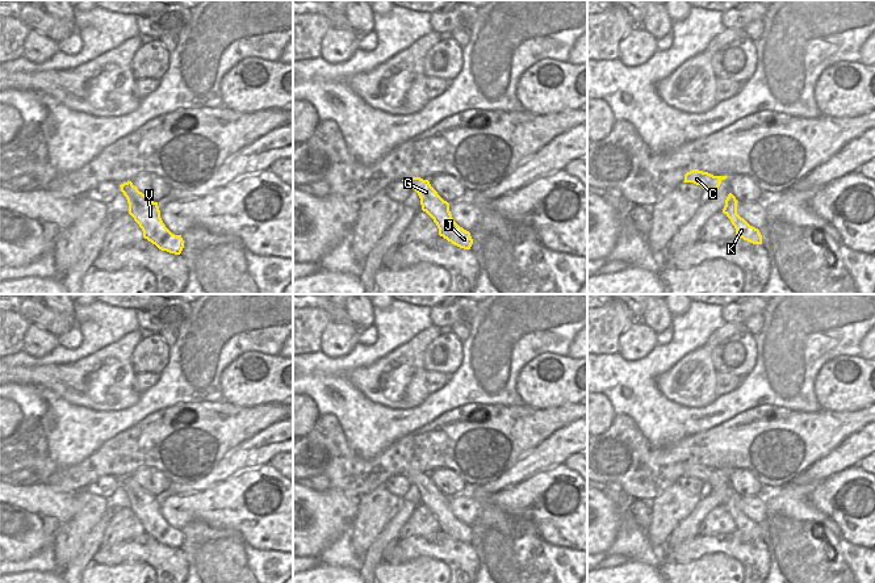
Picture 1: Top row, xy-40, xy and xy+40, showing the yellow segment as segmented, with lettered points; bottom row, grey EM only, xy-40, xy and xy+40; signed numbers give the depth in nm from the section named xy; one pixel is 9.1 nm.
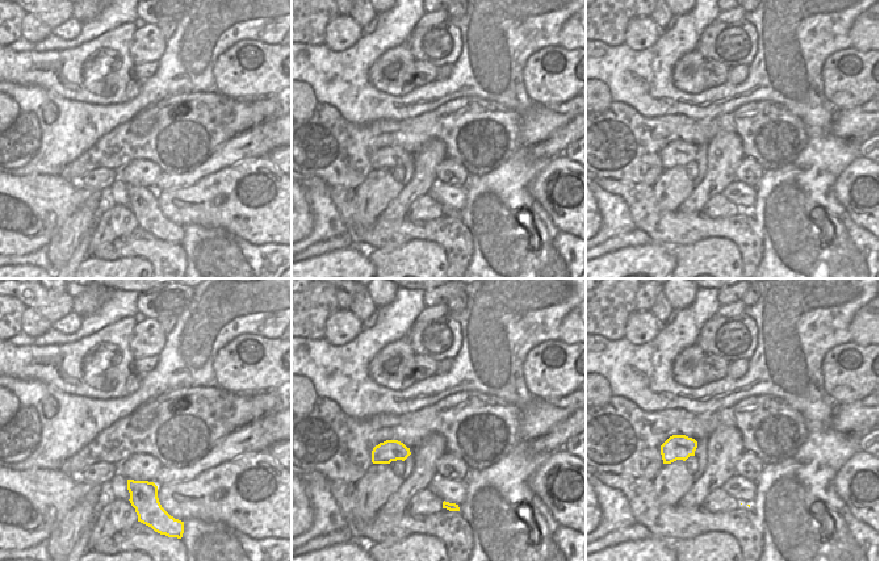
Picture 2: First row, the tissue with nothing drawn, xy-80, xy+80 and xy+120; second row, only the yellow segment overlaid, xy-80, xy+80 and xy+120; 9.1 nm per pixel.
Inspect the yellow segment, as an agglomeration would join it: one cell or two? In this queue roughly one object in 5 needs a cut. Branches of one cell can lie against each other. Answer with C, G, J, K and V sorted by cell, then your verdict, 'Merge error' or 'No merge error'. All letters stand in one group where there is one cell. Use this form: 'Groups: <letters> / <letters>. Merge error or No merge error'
Groups: C G J K V. No merge error.

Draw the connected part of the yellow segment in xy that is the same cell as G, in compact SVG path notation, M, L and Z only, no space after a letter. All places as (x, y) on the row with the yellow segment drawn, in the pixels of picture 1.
M407 177L402 181L418 193L422 210L434 219L439 228L439 235L460 248L470 249L473 244L470 232L453 221L449 204L438 194L430 181L420 177Z

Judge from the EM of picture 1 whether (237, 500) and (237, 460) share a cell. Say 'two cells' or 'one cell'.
two cells

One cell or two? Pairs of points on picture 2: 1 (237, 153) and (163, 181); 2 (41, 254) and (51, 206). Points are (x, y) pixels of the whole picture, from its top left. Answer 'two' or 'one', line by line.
1: one
2: two

